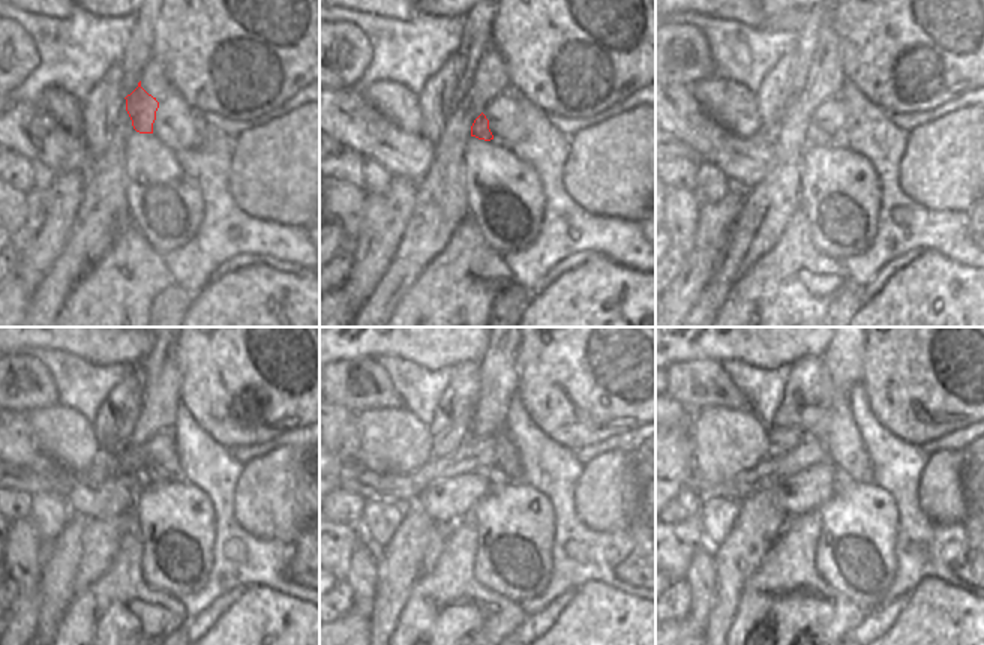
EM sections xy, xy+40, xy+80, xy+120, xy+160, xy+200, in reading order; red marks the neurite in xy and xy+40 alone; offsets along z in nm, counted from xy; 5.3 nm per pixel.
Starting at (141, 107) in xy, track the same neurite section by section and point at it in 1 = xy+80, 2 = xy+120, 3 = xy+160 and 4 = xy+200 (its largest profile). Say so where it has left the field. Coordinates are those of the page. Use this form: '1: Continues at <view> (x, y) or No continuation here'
1: Continues at xy+80 (815, 135)
2: Continues at xy+120 (146, 474)
3: Continues at xy+160 (495, 476)
4: Continues at xy+200 (842, 480)

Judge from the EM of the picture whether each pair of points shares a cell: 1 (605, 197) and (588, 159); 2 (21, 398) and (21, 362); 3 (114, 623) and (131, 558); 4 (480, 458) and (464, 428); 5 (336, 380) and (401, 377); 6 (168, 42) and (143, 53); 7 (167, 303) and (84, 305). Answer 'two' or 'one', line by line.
1: one
2: one
3: one
4: two
5: two
6: two
7: two

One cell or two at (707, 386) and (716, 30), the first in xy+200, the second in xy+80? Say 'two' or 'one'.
two

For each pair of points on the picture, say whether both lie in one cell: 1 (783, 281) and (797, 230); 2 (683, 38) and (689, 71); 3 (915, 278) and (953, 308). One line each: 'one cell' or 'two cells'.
1: one cell
2: one cell
3: one cell

